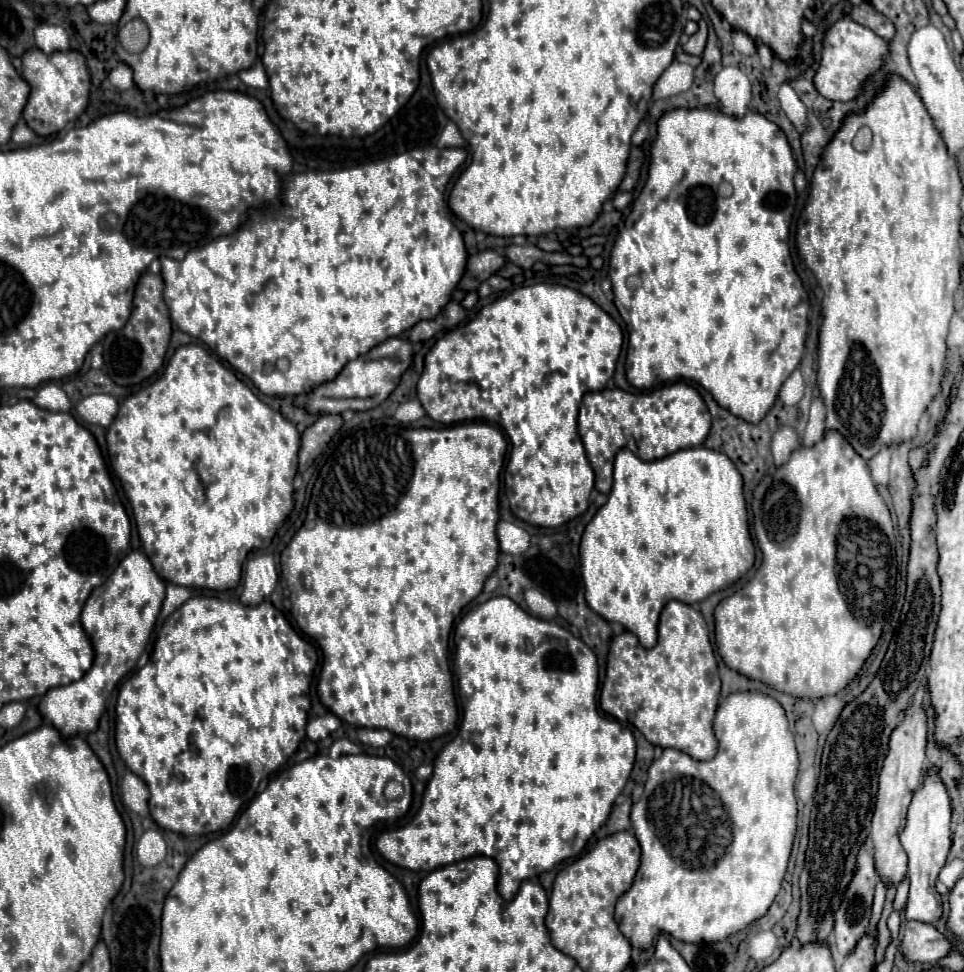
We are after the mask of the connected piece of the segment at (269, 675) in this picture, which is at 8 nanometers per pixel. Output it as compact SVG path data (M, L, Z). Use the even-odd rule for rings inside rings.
M191 597L165 619L154 643L152 658L143 669L139 669L135 675L131 675L119 691L117 729L115 729L117 749L119 749L125 765L135 775L143 777L143 781L149 787L149 793L151 793L149 811L161 829L169 829L169 831L177 831L177 833L185 833L185 835L189 835L189 833L211 833L217 829L225 829L231 825L237 811L255 799L257 787L261 785L261 781L269 773L279 769L295 753L299 743L305 739L307 713L311 707L307 693L309 693L313 669L316 669L315 665L318 665L319 661L317 651L309 641L305 641L297 635L297 631L287 623L285 615L281 611L277 611L271 601L263 601L255 607L249 607L249 605L243 605L239 601L221 601L217 597ZM131 713L137 719L137 723L133 723L133 725L129 725ZM207 757L213 757L215 771L207 769L207 763L209 763Z

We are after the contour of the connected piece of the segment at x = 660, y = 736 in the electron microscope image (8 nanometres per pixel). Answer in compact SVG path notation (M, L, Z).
M669 601L661 611L655 647L641 647L631 631L613 637L599 705L617 721L635 725L649 743L673 747L705 761L717 753L713 717L719 705L719 689L721 679L703 615L691 605Z

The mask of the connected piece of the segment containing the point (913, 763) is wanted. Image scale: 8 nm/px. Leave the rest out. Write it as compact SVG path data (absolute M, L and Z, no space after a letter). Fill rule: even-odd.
M911 705L903 711L901 723L893 729L887 745L887 757L879 773L879 791L875 801L875 813L871 819L871 841L875 849L875 867L877 873L885 879L887 885L897 885L907 873L907 853L899 841L899 835L905 825L907 807L911 803L913 791L921 783L925 767L925 749L927 749L927 713L923 707Z

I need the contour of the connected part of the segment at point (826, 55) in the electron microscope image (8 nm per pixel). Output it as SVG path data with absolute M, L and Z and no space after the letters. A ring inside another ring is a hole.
M843 17L837 23L833 23L825 33L821 61L813 77L813 85L827 99L849 101L861 89L861 85L865 83L865 77L877 71L877 67L883 63L885 53L887 53L887 43L879 35L855 23L851 17Z

